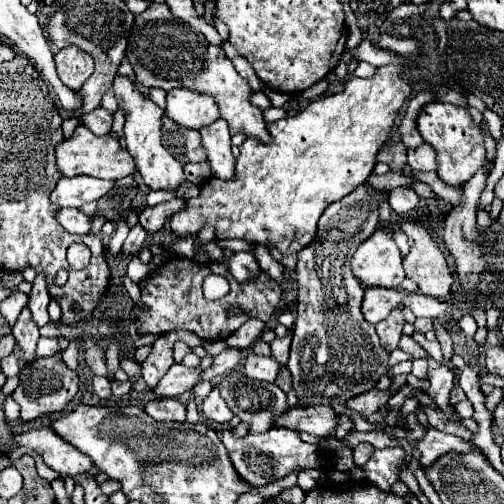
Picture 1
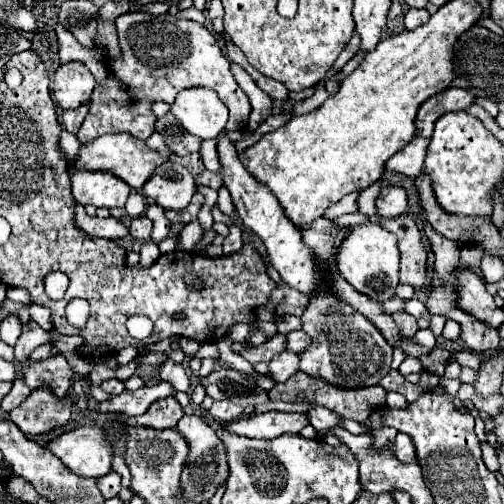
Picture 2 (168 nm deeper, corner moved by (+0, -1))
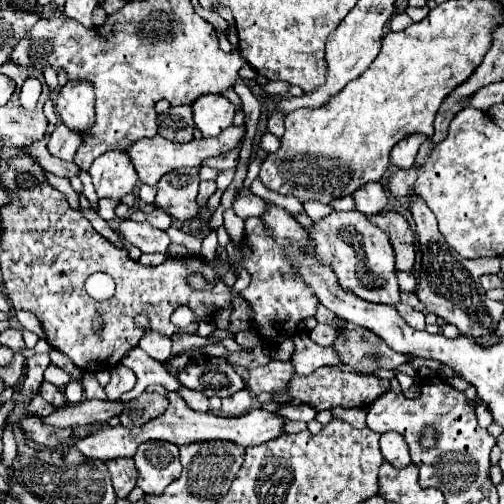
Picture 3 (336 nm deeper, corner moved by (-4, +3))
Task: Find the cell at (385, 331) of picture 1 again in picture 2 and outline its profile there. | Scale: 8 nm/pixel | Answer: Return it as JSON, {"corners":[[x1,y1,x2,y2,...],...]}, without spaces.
{"corners":[[394,312,392,314,392,320,396,322,396,326,400,328,400,332,404,336,414,336,418,332,418,324,416,324,416,318,408,312]]}

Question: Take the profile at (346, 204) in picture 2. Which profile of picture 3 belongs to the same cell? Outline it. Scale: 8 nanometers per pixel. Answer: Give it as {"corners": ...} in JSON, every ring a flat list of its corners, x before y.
{"corners":[[310,200,310,202,302,204,302,206,304,206,304,212,306,212,312,220,324,218,324,216,328,216,328,214,332,212,332,208,330,208,328,204,322,204,322,202,316,202,316,200]]}

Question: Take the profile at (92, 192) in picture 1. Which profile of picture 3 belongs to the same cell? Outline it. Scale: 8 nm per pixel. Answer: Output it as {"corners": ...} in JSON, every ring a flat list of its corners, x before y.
{"corners":[[110,150,96,158,90,168,90,176,98,198,112,200,120,200,124,194,132,192,138,180,132,160,124,150]]}

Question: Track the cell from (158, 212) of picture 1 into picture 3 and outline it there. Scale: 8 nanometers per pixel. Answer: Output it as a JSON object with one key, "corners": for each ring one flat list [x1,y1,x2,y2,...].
{"corners":[[208,180,208,182,200,182,200,190,198,190,198,202,200,202,200,208,206,206,208,198,216,192,216,182,214,180]]}

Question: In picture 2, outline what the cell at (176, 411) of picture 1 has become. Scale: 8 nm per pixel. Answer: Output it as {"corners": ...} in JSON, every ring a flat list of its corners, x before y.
{"corners":[[162,398,160,402,154,402,144,414,126,418,126,424,136,424,136,426,152,426,152,428,176,428,178,420,184,416,182,406,178,400,172,398]]}

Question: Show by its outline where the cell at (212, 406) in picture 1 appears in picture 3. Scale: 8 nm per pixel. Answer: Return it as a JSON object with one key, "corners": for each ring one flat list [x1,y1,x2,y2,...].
{"corners":[[244,388,236,394,232,394,230,398,222,400,222,414,224,416,242,416,252,408,252,396,250,390]]}

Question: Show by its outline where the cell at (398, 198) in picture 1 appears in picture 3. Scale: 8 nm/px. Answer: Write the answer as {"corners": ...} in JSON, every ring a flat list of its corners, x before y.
{"corners":[[380,182,360,186,360,190,356,190,356,194,352,194,352,198,354,198,354,210,360,210,366,216,384,212,386,202,388,202,388,194]]}

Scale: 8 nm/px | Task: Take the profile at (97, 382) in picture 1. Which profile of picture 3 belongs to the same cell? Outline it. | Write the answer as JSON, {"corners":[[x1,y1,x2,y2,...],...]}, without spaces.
{"corners":[[114,366,112,370,110,370,110,374,112,374,112,380,110,380,110,384,106,386,106,394,108,394,108,400,118,400,124,392,130,392,132,388,134,388,134,384,136,384,136,376,134,376,134,372,130,370,130,368,126,368,126,366]]}

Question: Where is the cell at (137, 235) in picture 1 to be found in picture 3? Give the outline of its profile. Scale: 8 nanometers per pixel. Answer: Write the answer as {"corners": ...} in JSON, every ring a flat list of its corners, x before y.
{"corners":[[156,208,156,210,150,212,150,214,144,214,144,212,136,210,130,218,132,218,132,220,140,220,140,222,148,222,148,224,160,228,160,230,166,230,166,228,172,224,172,218,170,218,168,214,164,214,164,210,160,210,160,208]]}

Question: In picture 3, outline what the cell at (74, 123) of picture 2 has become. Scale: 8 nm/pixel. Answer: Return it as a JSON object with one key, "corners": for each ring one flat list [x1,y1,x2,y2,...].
{"corners":[[56,126,46,148,52,156,66,160,66,162,72,162,80,144,82,144,82,138,76,138,76,134,72,134,72,130,68,130,66,126]]}

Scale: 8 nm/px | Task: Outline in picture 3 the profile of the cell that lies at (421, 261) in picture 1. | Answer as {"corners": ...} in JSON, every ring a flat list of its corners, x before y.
{"corners":[[380,212,368,216,372,224,382,228,390,236,390,244,396,254,396,270,412,270,414,266,414,232,404,216,396,212]]}

